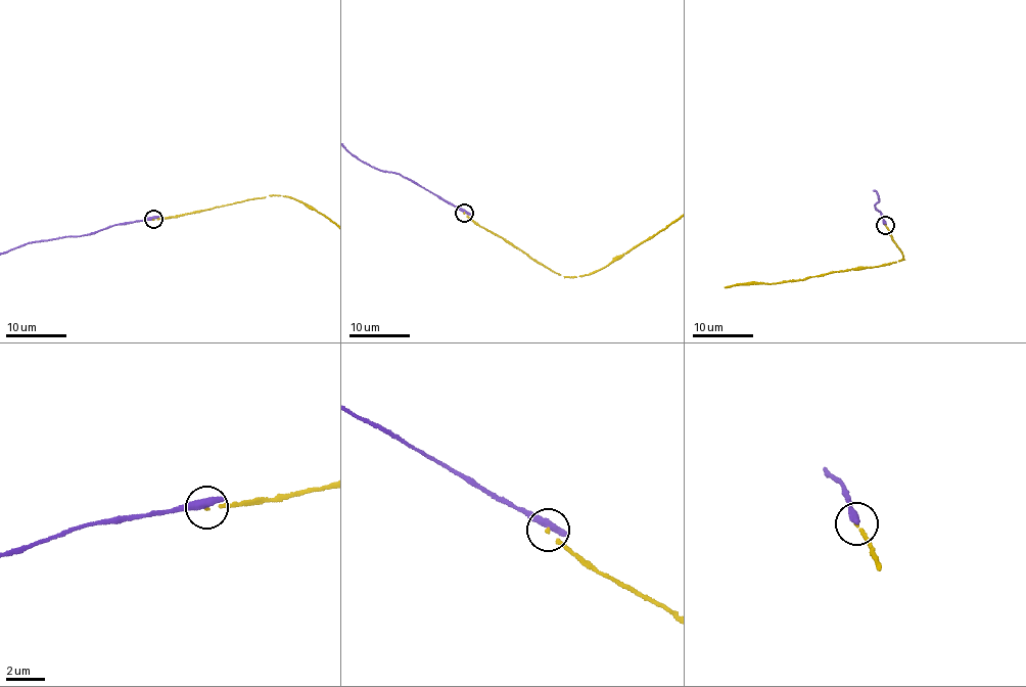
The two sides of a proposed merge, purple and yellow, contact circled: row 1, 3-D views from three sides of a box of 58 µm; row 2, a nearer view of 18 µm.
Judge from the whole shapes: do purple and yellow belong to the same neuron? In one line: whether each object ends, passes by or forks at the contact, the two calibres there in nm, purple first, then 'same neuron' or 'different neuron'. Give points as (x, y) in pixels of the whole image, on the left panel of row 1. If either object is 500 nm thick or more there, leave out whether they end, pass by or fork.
500/130 nm | different neuron

